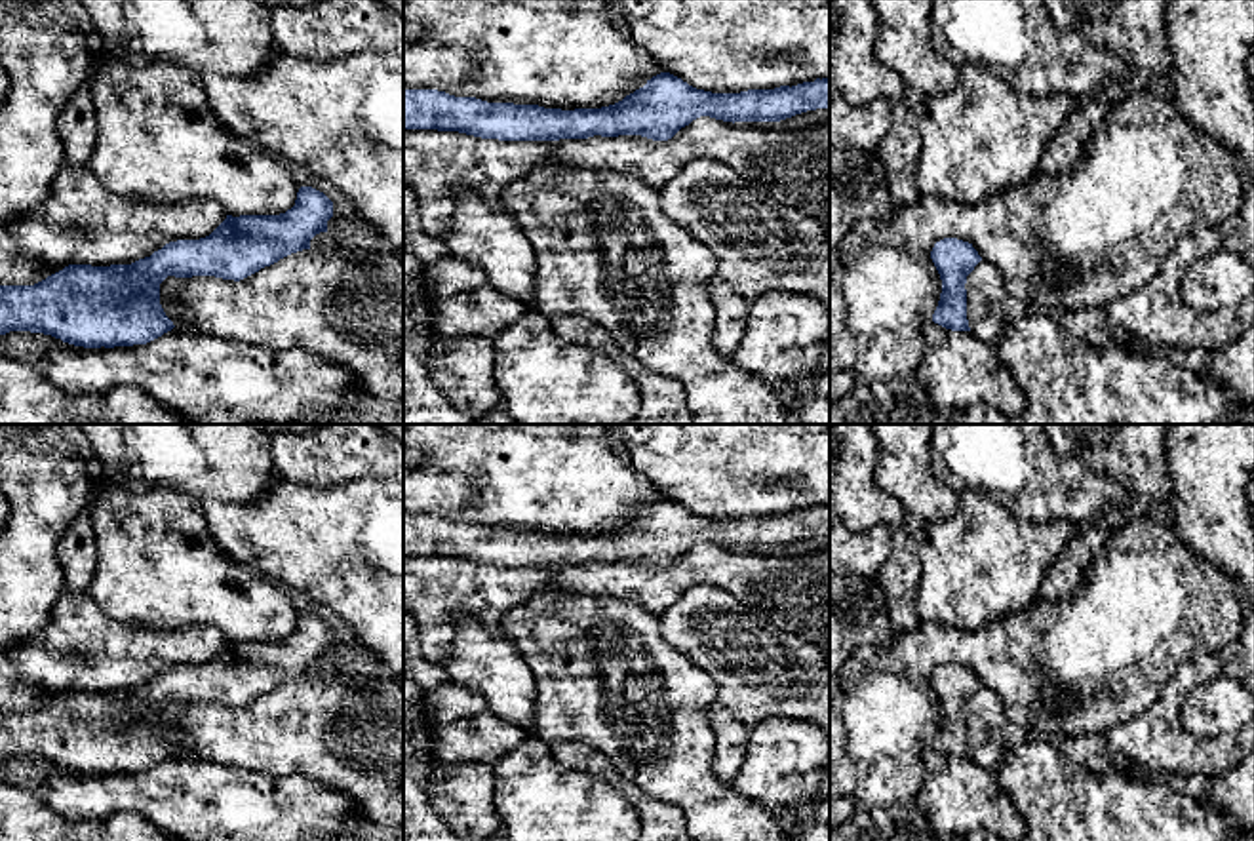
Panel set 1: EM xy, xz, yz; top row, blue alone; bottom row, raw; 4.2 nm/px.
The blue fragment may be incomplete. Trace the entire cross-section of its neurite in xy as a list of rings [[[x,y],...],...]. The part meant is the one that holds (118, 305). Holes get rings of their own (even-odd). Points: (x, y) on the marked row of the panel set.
[[[301,186],[295,205],[280,215],[226,219],[206,238],[166,244],[131,264],[69,264],[34,285],[0,285],[0,335],[44,333],[84,348],[147,344],[175,325],[160,304],[160,284],[167,276],[215,276],[240,282],[280,259],[310,249],[310,240],[327,232],[333,202],[312,186]]]

